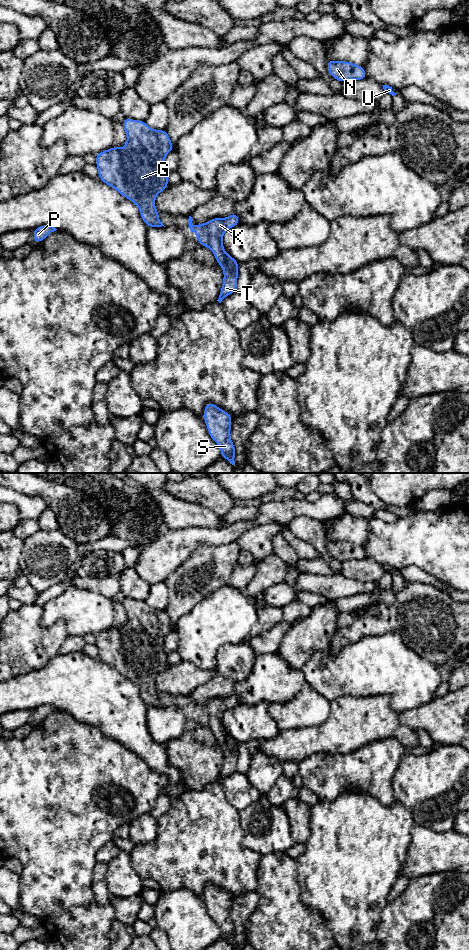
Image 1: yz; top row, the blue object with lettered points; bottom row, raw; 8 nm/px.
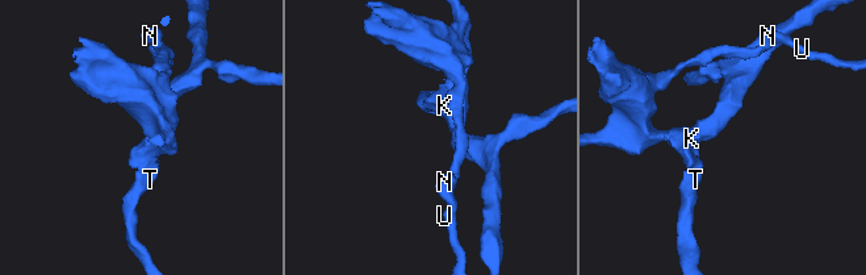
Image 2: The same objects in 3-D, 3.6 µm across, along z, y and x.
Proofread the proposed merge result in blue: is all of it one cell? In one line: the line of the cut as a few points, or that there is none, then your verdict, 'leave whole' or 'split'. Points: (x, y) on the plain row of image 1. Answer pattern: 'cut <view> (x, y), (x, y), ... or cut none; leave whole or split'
cut none; leave whole

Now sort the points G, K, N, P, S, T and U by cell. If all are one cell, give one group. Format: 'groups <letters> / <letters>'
groups G K N P S T U

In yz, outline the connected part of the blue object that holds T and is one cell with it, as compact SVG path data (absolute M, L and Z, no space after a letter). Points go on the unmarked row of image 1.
M233 692L227 698L213 698L205 704L192 705L192 697L189 696L188 704L191 712L197 714L197 723L212 730L216 741L224 752L223 764L218 778L221 781L237 771L238 745L239 743L228 735L223 727L223 714L239 704L239 696Z

